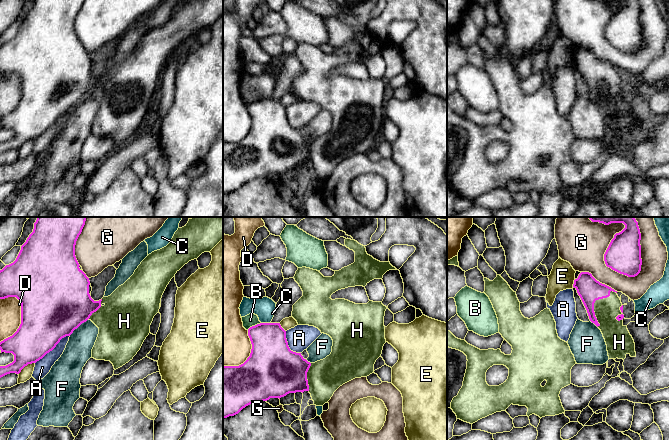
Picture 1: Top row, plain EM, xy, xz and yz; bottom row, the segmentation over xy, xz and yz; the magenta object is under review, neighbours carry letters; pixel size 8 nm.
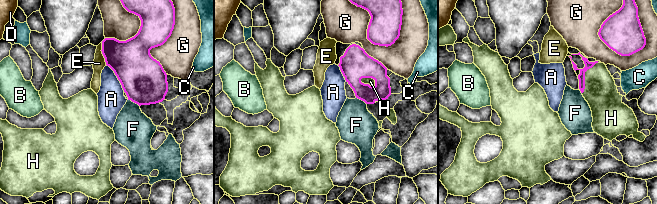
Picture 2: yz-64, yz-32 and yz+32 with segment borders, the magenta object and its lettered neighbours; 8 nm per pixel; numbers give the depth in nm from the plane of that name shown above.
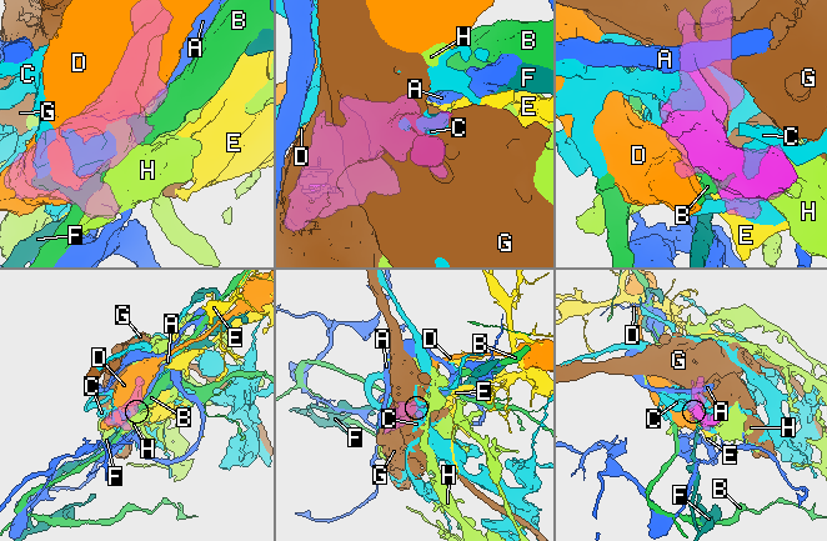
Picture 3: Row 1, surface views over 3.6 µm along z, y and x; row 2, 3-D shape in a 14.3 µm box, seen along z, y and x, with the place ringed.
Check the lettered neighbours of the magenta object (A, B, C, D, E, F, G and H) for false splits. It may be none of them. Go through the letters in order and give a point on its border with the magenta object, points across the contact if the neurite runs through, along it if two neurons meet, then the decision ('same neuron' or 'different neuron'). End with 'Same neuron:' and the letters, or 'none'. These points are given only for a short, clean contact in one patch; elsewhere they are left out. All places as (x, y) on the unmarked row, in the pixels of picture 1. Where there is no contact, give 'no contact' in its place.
A: contact xy (52, 125); different neuron
B: contact xz (253, 102); different neuron
C: contact xz (265, 99); different neuron
D: contact xz (249, 132); different neuron
E: contact xy (25, 141); different neuron
F: contact xy (78, 102); border xy (87, 95), (69, 111); different neuron
G: contact yz (640, 30); different neuron
H: contact yz (594, 78); same neuron
Same neuron: H

